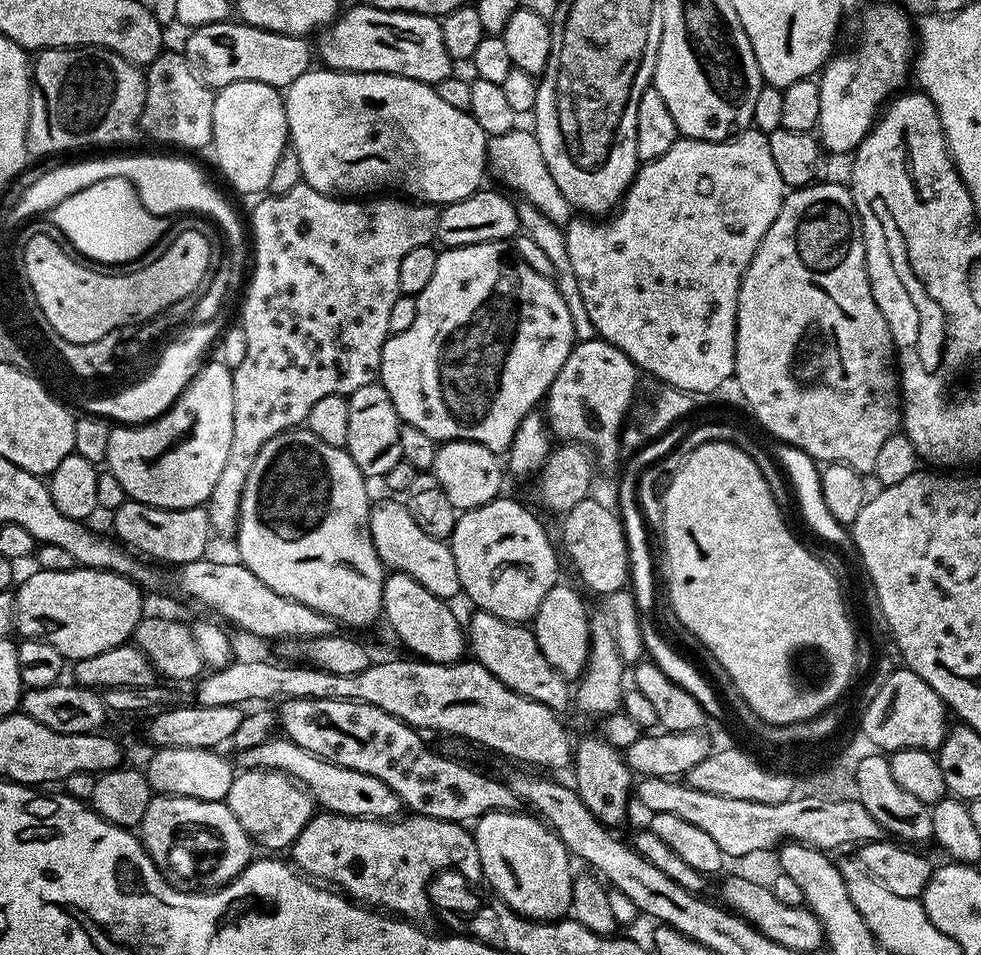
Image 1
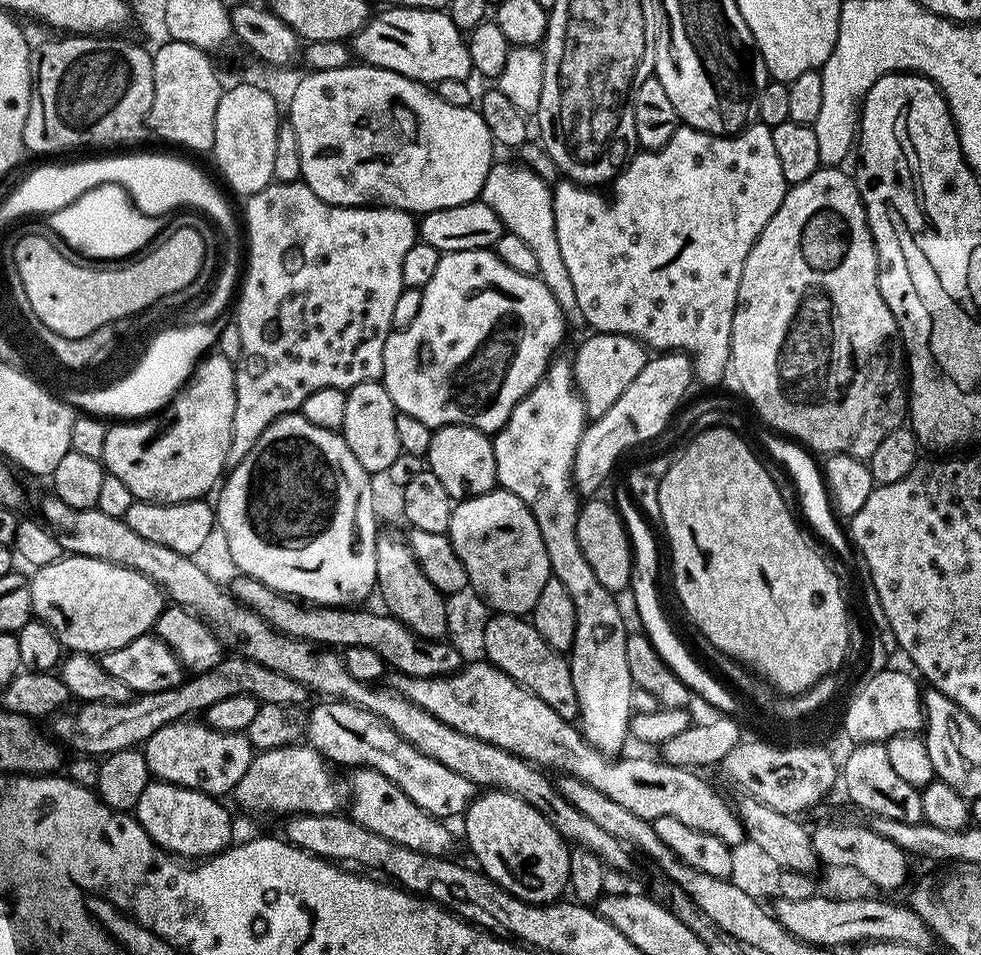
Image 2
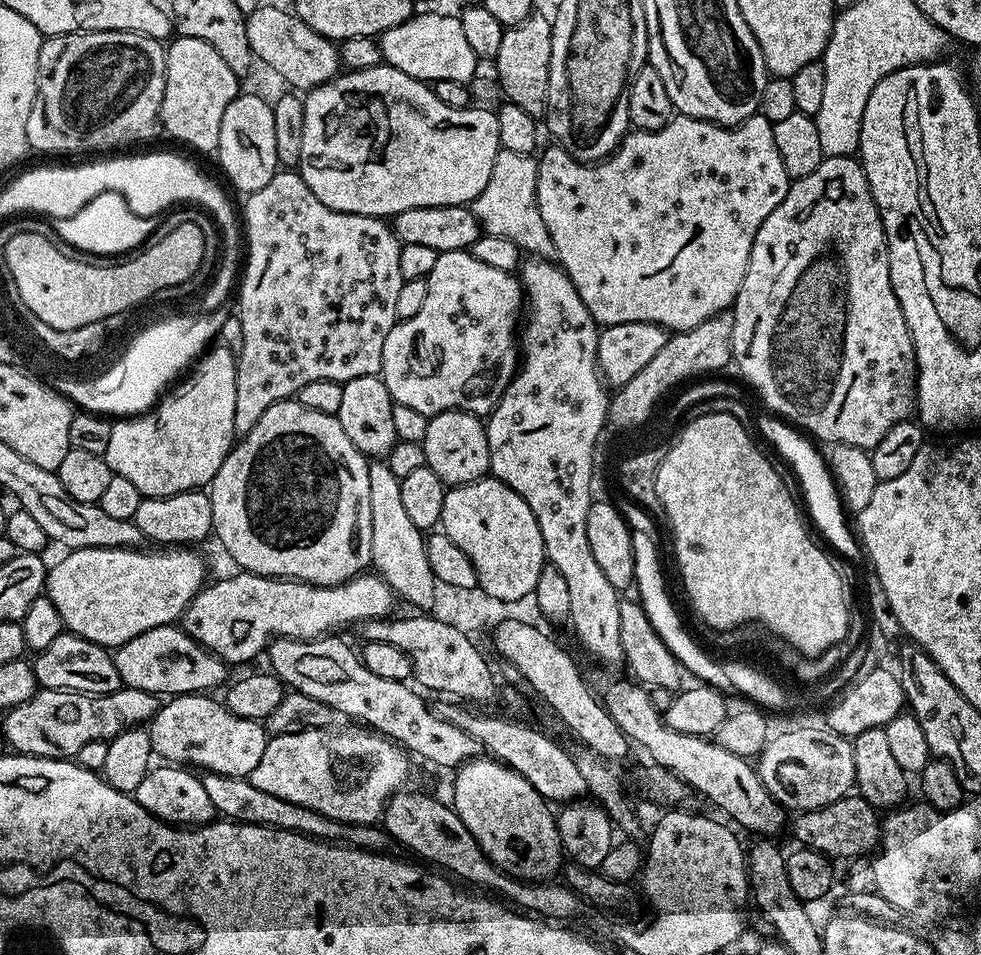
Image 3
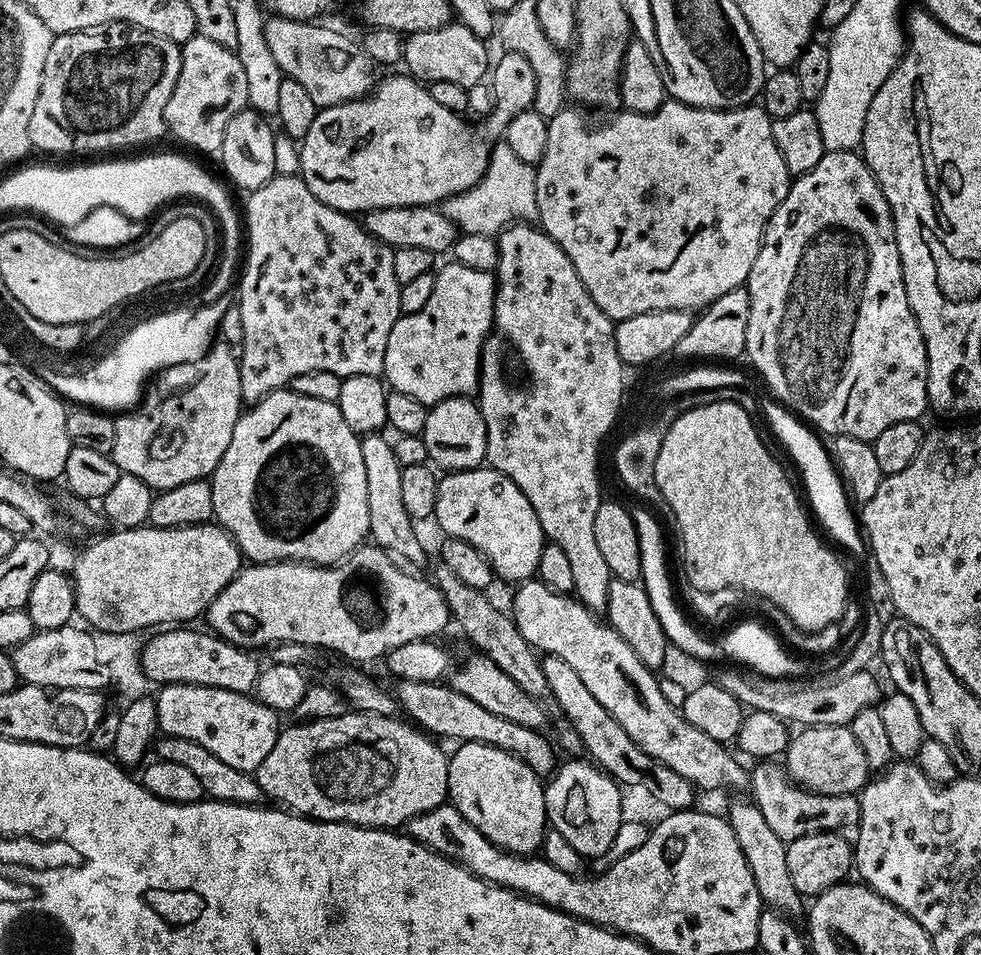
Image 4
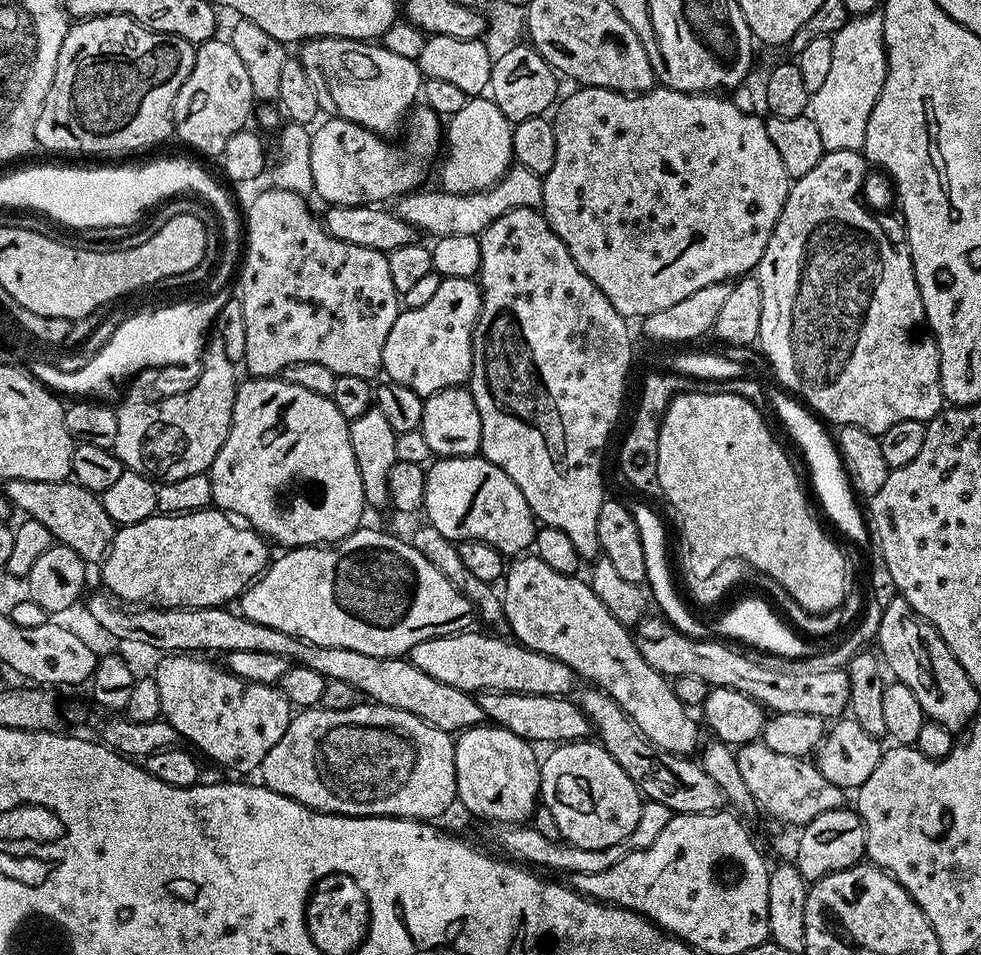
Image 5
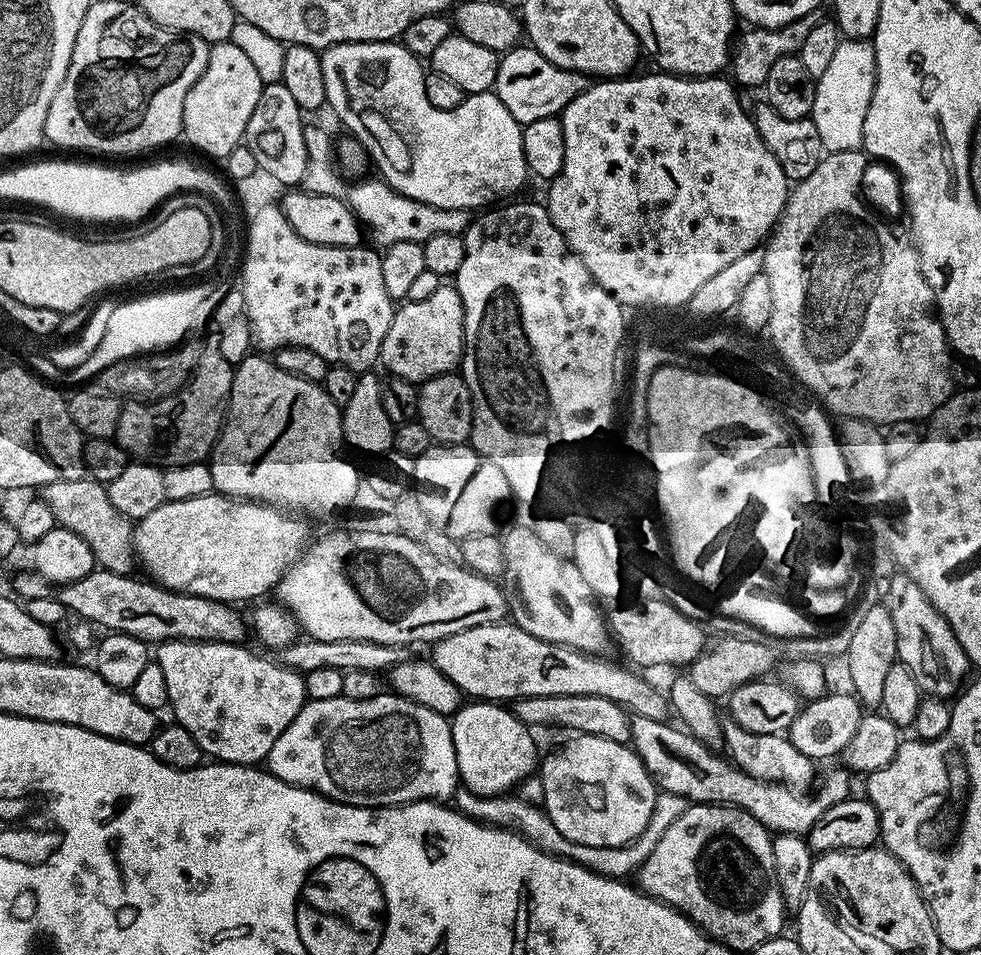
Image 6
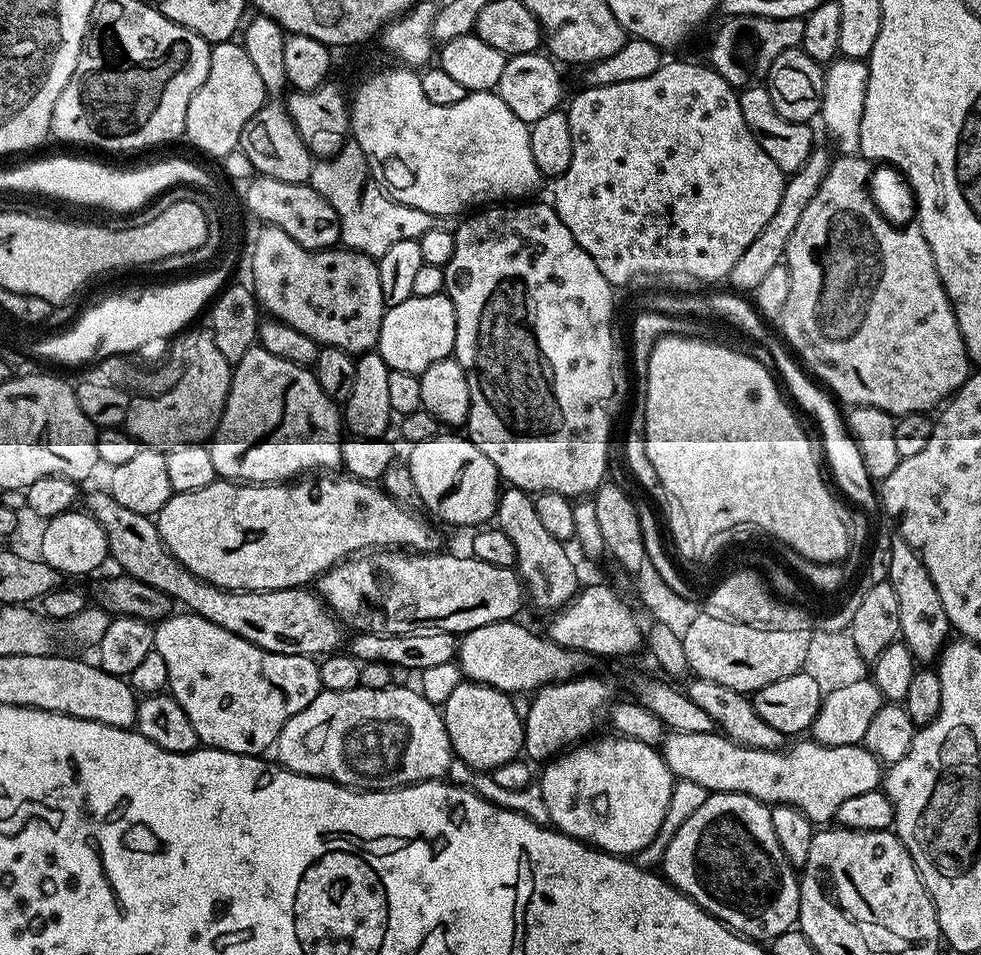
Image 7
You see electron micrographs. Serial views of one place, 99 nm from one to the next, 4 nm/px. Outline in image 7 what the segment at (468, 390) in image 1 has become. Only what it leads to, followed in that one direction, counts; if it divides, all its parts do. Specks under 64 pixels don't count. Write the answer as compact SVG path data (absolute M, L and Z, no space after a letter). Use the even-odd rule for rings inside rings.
M443 294L435 296L411 296L406 302L391 305L385 311L380 327L380 337L375 351L391 370L419 376L434 362L447 360L456 347L456 315L450 298Z

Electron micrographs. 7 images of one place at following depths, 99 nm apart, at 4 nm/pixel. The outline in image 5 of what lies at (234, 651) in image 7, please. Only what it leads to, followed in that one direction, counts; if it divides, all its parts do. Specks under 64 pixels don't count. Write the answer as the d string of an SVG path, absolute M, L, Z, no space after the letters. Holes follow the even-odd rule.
M164 654L159 657L160 665L154 669L160 715L178 730L178 734L197 753L205 752L212 760L217 760L224 768L233 768L236 772L255 773L260 764L278 746L278 738L286 734L294 715L294 709L284 697L279 687L271 684L259 684L243 680L229 672L227 667L211 664L211 659L196 654Z

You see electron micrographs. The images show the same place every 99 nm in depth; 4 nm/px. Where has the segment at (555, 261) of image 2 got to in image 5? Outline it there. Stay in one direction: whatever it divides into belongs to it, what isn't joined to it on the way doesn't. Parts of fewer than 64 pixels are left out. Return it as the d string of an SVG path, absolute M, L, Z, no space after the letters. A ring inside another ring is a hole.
M519 166L509 168L498 183L481 192L454 194L443 190L424 191L407 192L405 196L399 197L395 201L394 211L396 215L401 216L406 222L410 222L410 226L414 226L421 233L429 232L432 238L450 234L470 234L479 237L480 233L486 230L486 226L490 226L490 222L502 218L502 214L515 208L539 209L544 202L543 179Z

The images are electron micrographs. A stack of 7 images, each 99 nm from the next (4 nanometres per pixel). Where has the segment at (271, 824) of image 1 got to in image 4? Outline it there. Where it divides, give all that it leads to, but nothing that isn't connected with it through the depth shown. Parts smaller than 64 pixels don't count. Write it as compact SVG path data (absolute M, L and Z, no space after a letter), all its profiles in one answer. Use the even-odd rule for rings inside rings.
M349 710L338 718L293 725L281 731L278 742L274 742L274 750L266 754L262 766L254 773L265 797L285 809L310 820L396 830L418 814L426 814L426 810L434 810L448 800L449 753L443 752L427 732L403 719Z

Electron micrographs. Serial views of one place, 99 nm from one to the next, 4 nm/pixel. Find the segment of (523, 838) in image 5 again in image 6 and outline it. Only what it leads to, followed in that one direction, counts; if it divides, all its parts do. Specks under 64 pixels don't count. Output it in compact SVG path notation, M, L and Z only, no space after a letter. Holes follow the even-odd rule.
M660 792L654 802L654 808L650 814L648 825L638 838L634 838L629 844L622 846L582 846L570 842L550 822L548 813L541 810L535 803L522 801L512 794L503 796L474 796L469 795L467 815L474 820L479 820L489 826L503 828L510 832L515 832L518 836L523 836L528 843L534 845L539 852L545 852L548 856L559 856L562 860L570 860L573 864L581 864L584 868L589 868L591 872L597 872L600 876L610 876L613 878L627 877L627 872L635 873L642 862L654 852L654 846L662 842L662 834L678 822L678 818L690 806L689 801L681 794L670 794Z

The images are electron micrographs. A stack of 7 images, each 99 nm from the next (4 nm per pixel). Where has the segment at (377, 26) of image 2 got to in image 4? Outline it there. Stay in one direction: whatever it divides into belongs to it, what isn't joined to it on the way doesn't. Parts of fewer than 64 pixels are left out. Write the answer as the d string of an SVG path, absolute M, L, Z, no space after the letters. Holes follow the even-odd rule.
M459 22L447 24L438 30L422 30L422 34L407 37L403 63L408 64L407 71L421 82L455 82L469 90L475 89L475 84L490 72L488 44Z

